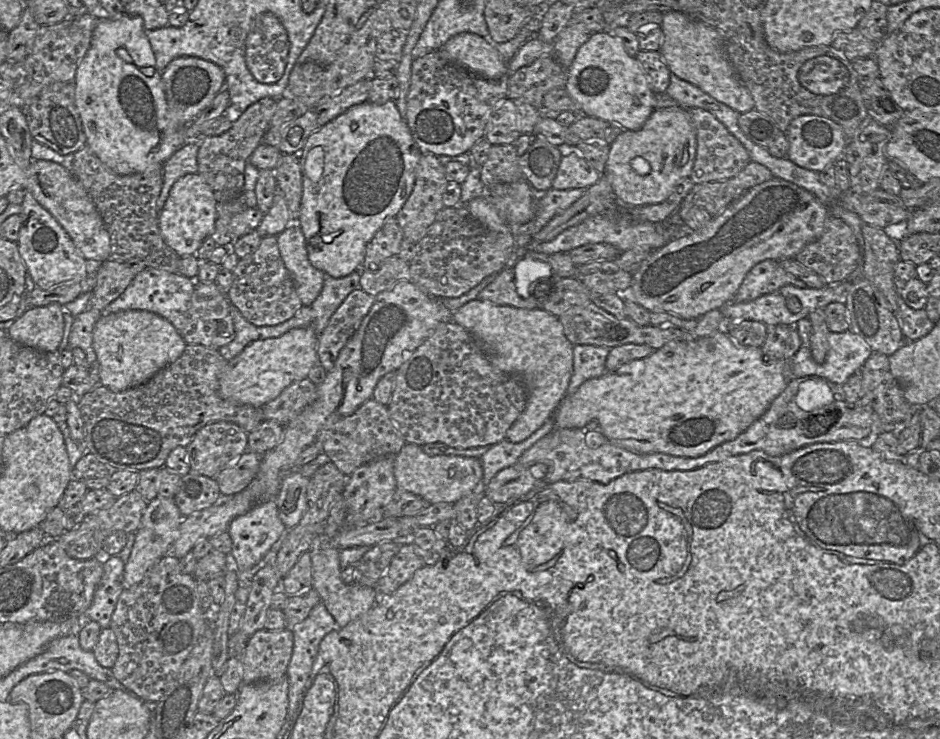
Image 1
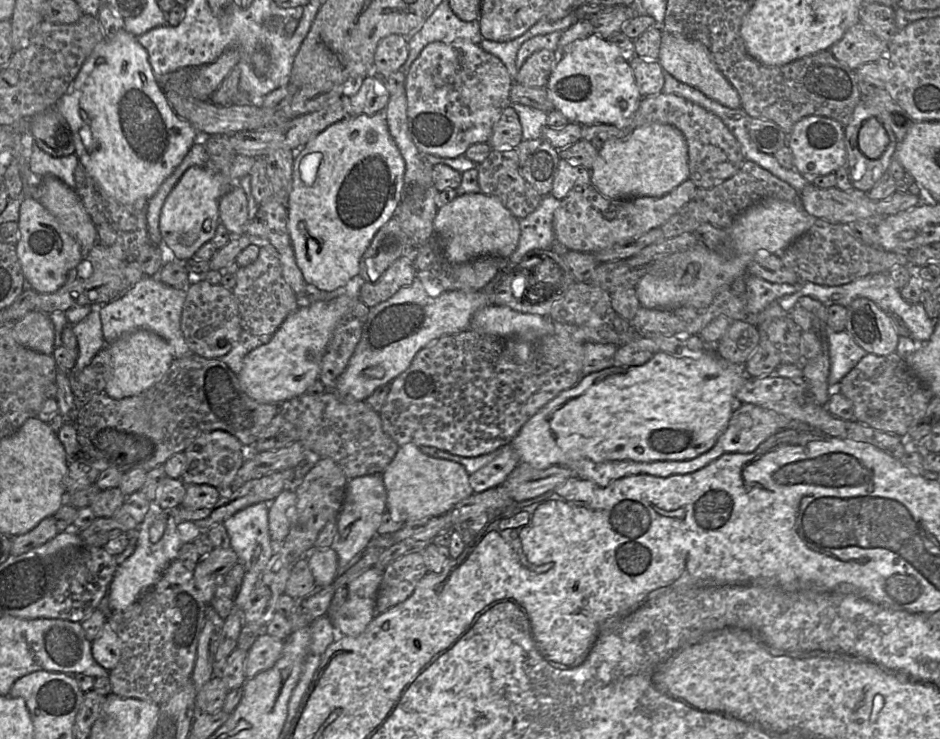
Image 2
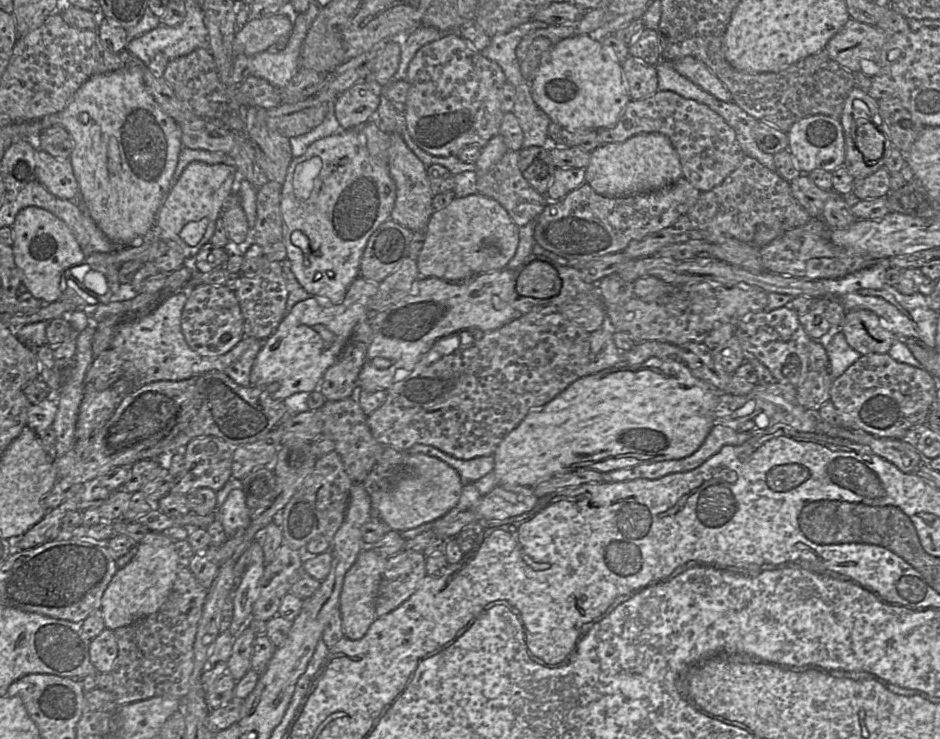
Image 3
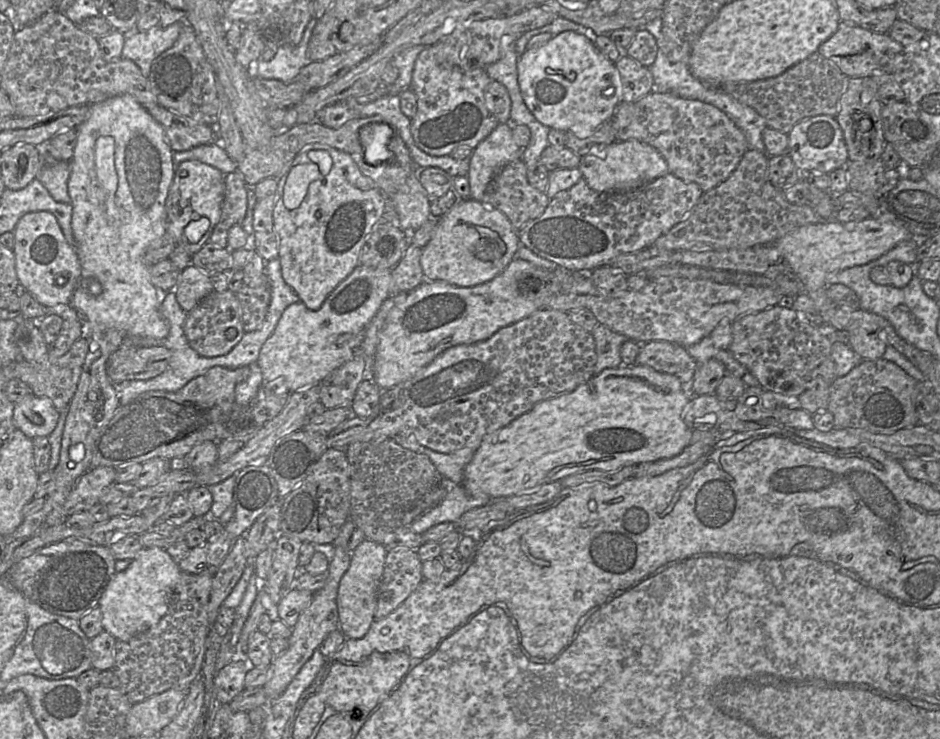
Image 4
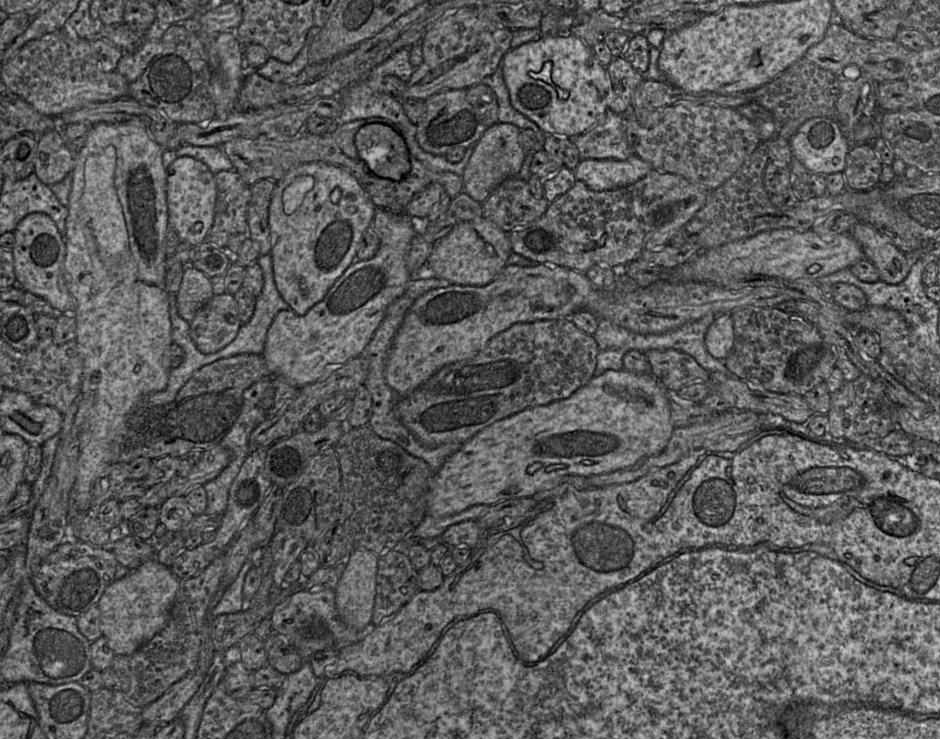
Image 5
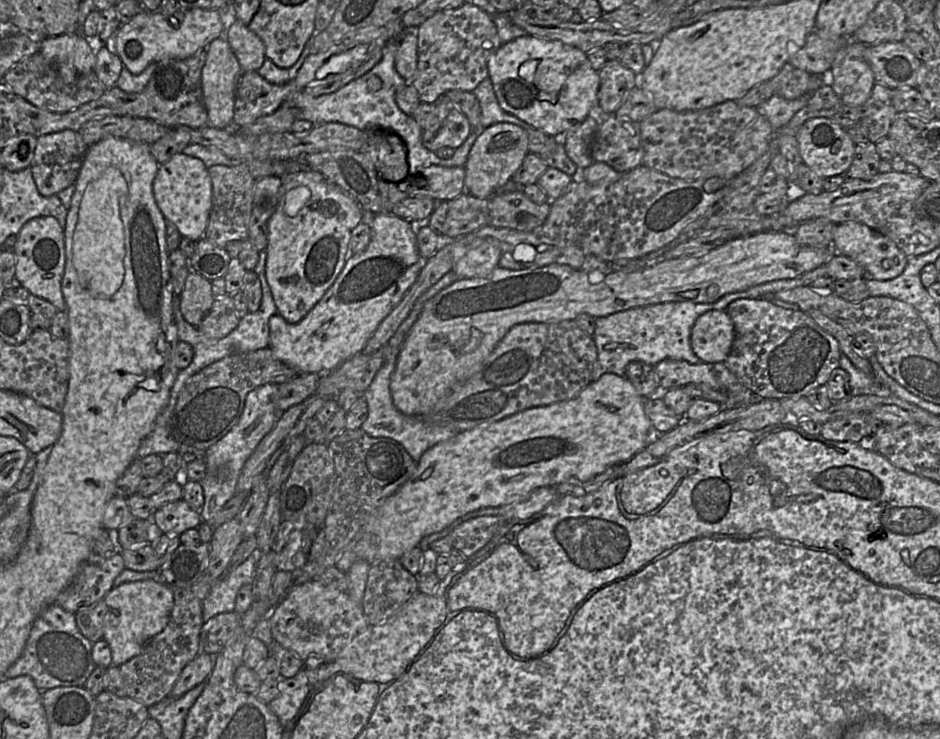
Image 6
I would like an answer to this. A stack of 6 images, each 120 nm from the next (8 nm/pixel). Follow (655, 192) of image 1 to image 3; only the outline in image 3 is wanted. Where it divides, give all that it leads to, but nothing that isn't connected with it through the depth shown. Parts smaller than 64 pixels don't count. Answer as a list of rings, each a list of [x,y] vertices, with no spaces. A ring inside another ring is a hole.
[[[658,132],[641,133],[624,142],[605,143],[590,154],[585,181],[605,197],[624,197],[663,188],[682,176],[677,151],[670,139]]]

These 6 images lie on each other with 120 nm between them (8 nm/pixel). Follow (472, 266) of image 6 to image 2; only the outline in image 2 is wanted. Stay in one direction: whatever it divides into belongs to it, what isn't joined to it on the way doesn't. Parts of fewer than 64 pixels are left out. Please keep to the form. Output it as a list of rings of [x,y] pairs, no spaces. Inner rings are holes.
[[[482,192],[457,195],[453,201],[439,208],[433,228],[443,255],[453,263],[464,263],[488,256],[508,259],[516,250],[520,238],[518,218],[499,198]]]

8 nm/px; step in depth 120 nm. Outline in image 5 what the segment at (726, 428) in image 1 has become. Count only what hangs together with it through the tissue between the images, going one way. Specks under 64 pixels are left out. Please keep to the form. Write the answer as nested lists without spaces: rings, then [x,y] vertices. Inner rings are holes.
[[[607,370],[605,371],[602,375],[598,377],[593,377],[585,386],[579,388],[577,391],[575,391],[571,396],[568,398],[565,398],[563,400],[558,400],[555,402],[552,402],[547,405],[539,405],[539,406],[534,406],[527,408],[521,412],[518,412],[514,415],[511,415],[507,418],[501,419],[492,425],[482,429],[479,431],[476,435],[474,435],[471,439],[469,439],[467,442],[463,443],[461,448],[453,453],[451,456],[449,456],[444,464],[434,472],[434,475],[432,477],[432,480],[430,482],[428,491],[426,493],[426,508],[427,508],[427,515],[430,515],[432,517],[445,517],[445,516],[450,516],[454,514],[458,514],[472,506],[482,504],[482,505],[495,505],[497,503],[500,503],[502,501],[508,500],[508,499],[514,499],[514,498],[523,498],[523,497],[532,497],[535,495],[537,492],[541,491],[543,488],[552,485],[555,483],[557,480],[559,480],[561,477],[567,476],[567,475],[580,475],[580,476],[585,476],[585,477],[590,477],[593,475],[600,475],[600,474],[607,474],[614,472],[619,469],[623,468],[628,468],[636,464],[639,460],[645,457],[649,456],[655,456],[663,452],[665,447],[667,446],[669,439],[672,435],[672,432],[674,430],[672,420],[671,420],[671,409],[670,409],[670,394],[676,394],[676,393],[669,393],[663,386],[658,382],[657,379],[655,379],[653,376],[642,376],[638,375],[632,372],[628,372],[626,370],[622,371],[614,371],[614,370]]]

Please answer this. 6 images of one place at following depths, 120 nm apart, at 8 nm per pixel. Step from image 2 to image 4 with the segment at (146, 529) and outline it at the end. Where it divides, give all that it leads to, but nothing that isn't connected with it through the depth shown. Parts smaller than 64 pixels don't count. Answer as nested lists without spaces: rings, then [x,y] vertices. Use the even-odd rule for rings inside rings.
[[[143,547],[126,570],[116,572],[111,577],[99,600],[104,631],[116,640],[129,641],[157,625],[169,609],[181,573],[179,565],[166,549]]]

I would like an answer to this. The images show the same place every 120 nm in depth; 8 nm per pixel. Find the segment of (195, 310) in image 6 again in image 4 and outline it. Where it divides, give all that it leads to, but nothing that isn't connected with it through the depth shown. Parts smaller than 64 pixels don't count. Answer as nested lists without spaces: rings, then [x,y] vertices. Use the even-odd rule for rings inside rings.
[[[193,264],[181,271],[174,289],[178,304],[187,313],[213,291],[210,276]]]

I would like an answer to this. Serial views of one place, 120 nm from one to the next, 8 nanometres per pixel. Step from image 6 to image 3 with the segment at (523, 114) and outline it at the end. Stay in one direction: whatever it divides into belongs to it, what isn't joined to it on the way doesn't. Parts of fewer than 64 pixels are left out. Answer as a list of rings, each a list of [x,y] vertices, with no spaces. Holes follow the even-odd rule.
[[[578,34],[563,39],[552,46],[546,60],[541,63],[531,82],[534,102],[553,122],[570,131],[613,127],[622,116],[631,100],[629,85],[622,64],[612,50],[602,42],[592,39],[589,34]]]

